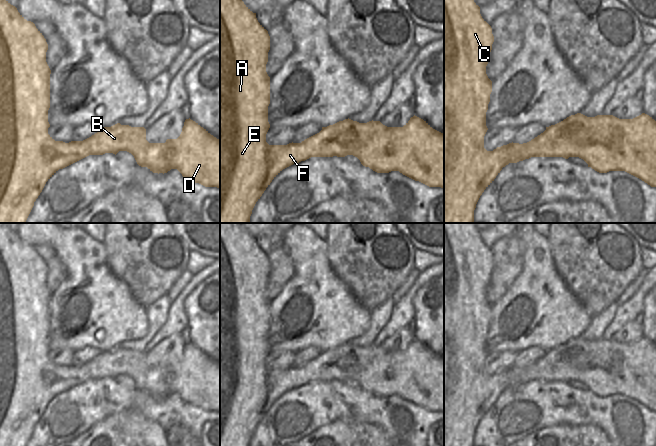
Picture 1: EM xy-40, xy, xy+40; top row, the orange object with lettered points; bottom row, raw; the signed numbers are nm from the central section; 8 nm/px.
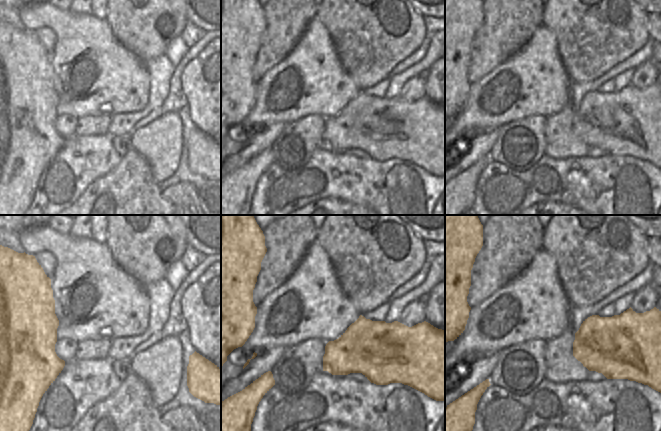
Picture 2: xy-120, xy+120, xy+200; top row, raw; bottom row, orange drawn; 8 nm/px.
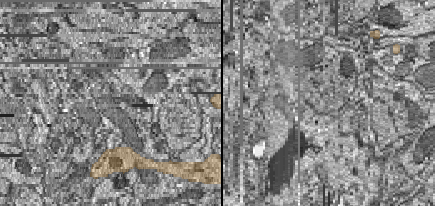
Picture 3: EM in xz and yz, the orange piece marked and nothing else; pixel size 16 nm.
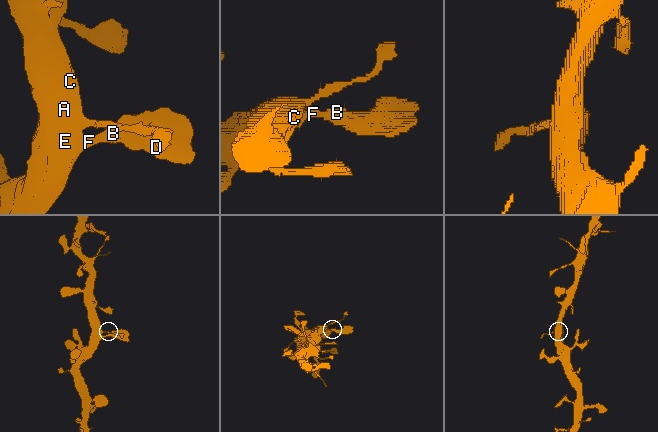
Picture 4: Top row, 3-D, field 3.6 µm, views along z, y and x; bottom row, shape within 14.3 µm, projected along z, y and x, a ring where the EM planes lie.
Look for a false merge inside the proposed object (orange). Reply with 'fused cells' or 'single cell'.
single cell

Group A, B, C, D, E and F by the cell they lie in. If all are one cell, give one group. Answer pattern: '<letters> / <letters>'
A B C D E F

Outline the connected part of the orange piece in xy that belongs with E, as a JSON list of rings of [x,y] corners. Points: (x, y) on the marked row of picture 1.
[[[220,0],[220,223],[250,223],[250,216],[256,202],[260,199],[272,180],[285,168],[305,161],[311,157],[345,157],[353,155],[357,157],[361,164],[369,167],[377,173],[389,173],[399,171],[403,175],[419,181],[429,187],[441,187],[444,189],[444,134],[433,129],[423,119],[413,116],[403,127],[387,127],[380,121],[369,121],[359,123],[351,119],[339,121],[333,125],[322,127],[322,130],[305,139],[301,143],[289,143],[287,145],[269,145],[266,142],[266,134],[270,128],[268,122],[268,106],[270,104],[270,77],[266,72],[268,62],[268,52],[270,50],[270,36],[268,31],[258,22],[256,13],[253,13],[242,0]]]

